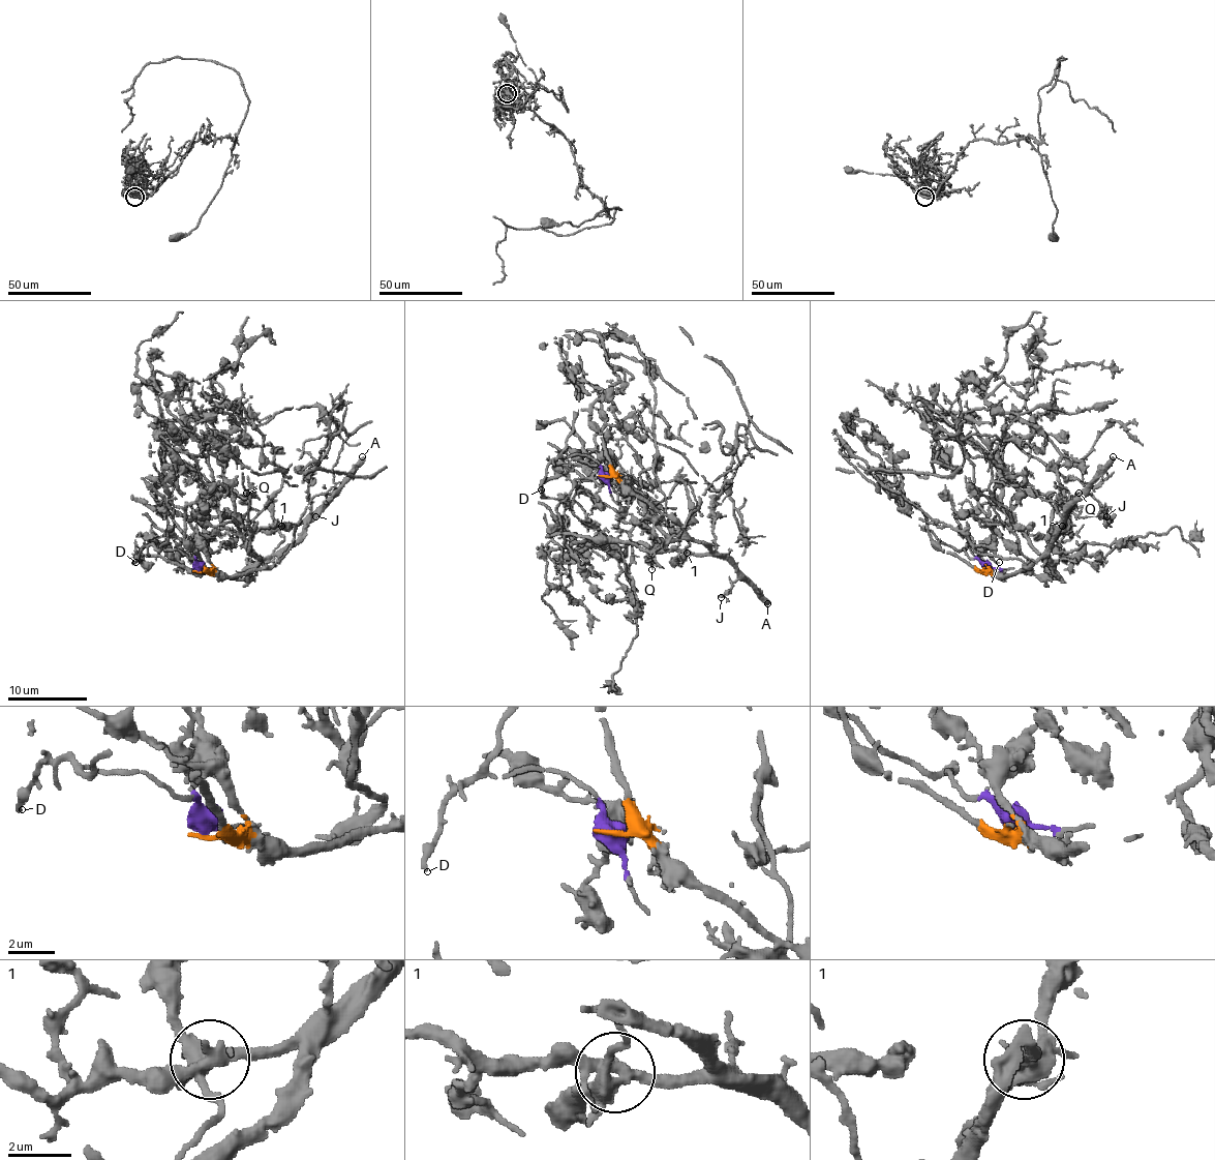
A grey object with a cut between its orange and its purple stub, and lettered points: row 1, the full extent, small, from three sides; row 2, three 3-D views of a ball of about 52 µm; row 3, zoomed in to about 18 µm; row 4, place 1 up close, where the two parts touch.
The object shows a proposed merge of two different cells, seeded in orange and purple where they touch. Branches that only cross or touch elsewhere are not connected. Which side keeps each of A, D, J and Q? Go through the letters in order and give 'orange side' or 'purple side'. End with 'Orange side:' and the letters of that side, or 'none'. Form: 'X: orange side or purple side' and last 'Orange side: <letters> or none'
A: orange side
D: purple side
J: orange side
Q: orange side
Orange side: A, J, Q

